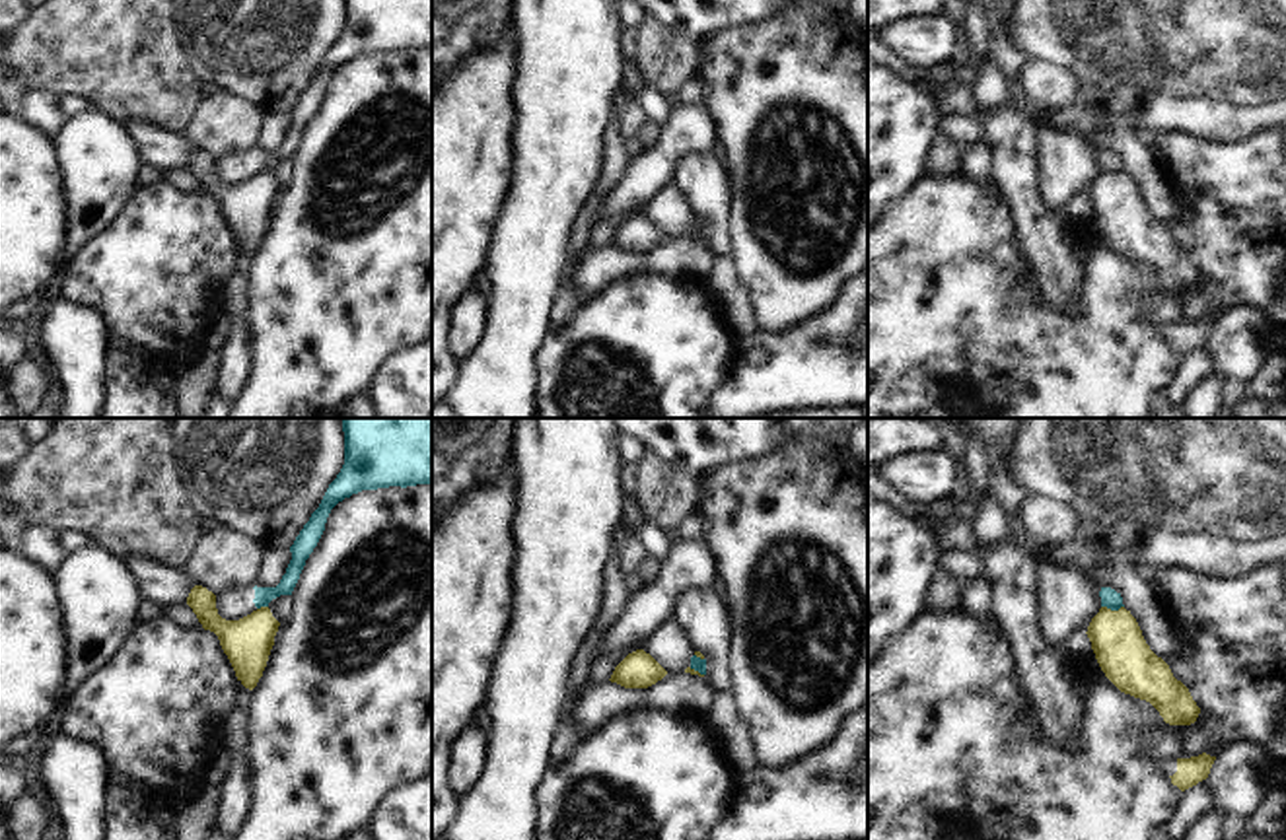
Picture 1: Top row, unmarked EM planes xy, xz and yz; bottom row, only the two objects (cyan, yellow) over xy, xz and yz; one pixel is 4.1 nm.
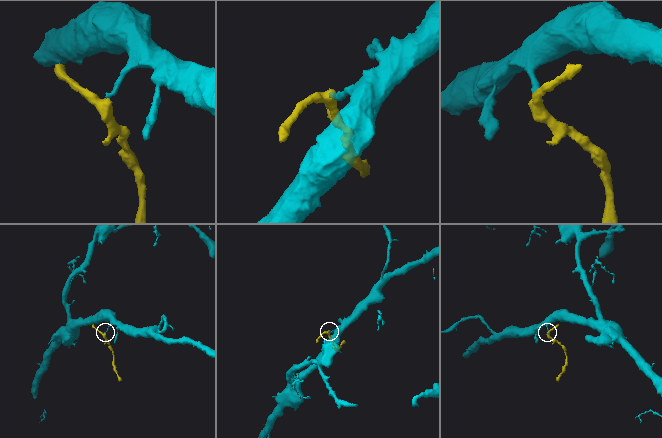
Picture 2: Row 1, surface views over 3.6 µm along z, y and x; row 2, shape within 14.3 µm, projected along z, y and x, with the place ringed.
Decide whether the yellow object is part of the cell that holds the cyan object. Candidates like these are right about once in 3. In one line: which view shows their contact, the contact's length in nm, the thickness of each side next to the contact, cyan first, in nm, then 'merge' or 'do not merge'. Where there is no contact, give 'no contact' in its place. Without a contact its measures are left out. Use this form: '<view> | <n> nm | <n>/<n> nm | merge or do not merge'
yz | 100 nm | 80/220 nm | do not merge

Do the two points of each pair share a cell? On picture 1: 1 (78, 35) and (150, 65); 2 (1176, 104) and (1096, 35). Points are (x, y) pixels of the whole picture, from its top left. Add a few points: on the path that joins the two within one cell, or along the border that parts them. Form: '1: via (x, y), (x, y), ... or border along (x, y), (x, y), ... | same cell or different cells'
1: via (96, 35), (106, 35), (133, 63) | same cell
2: via (1156, 84), (1115, 43) | same cell

